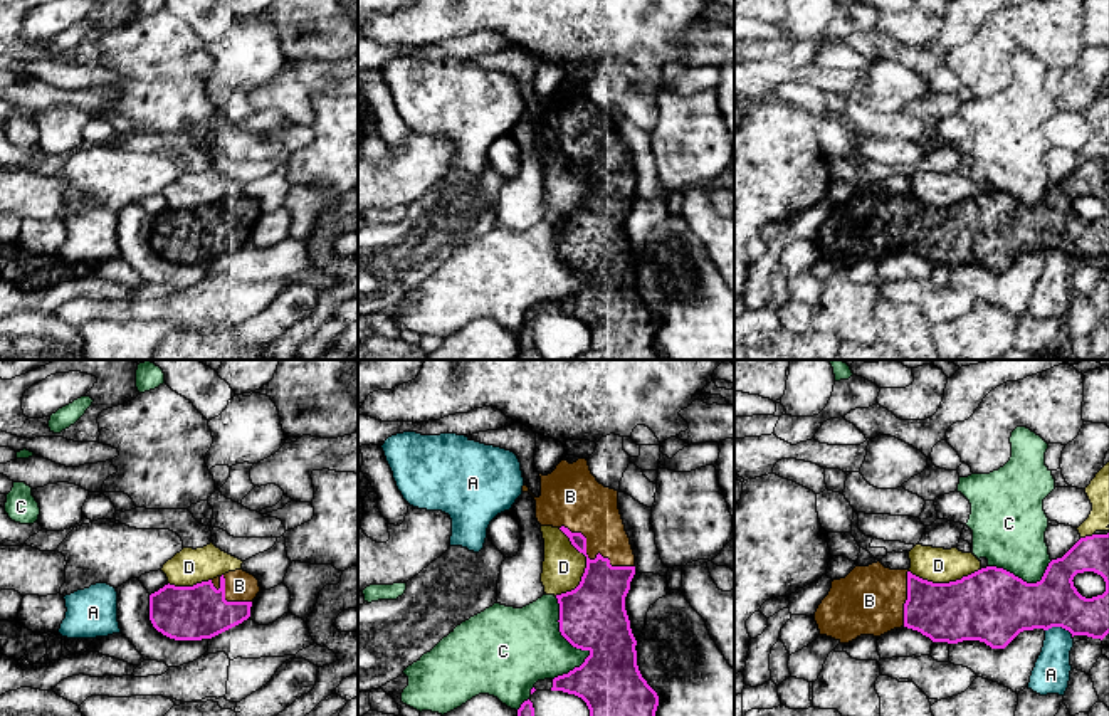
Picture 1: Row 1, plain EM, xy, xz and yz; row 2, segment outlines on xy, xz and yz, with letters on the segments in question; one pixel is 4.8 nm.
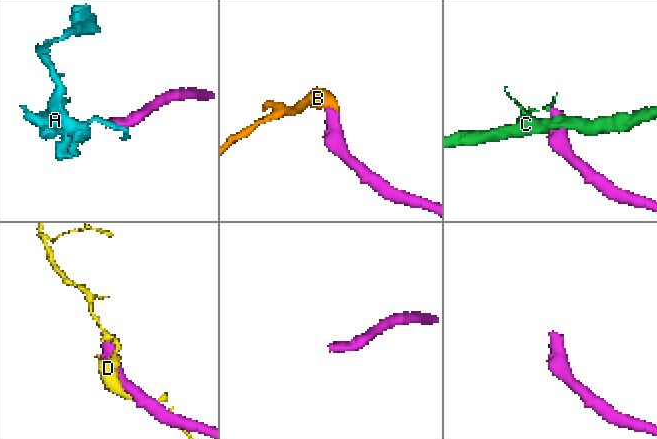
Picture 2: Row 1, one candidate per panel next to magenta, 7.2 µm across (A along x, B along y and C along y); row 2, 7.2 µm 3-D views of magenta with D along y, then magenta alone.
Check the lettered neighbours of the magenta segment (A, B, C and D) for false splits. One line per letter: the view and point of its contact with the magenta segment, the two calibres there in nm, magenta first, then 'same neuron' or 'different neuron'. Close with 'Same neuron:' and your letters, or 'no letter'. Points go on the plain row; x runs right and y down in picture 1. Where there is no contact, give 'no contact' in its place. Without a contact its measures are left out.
A: meets magenta in yz at (1059, 249); 260 nm thick on the magenta side, 180 nm on the other; different neuron
B: meets magenta in xz at (588, 182); 280 nm thick on the magenta side, 260 nm on the other; same neuron
C: meets magenta in xz at (577, 271); 320 nm thick on the magenta side, 360 nm on the other; different neuron
D: meets magenta in xz at (585, 192); 320 nm thick on the magenta side, 200 nm on the other; different neuron
Same neuron: B

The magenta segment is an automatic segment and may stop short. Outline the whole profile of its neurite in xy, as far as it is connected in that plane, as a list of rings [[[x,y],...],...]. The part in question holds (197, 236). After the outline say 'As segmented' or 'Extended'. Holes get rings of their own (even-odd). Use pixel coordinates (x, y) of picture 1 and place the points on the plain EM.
[[[235,193],[193,210],[165,208],[150,218],[150,244],[175,264],[212,262],[250,240],[259,203]]]. Extended

